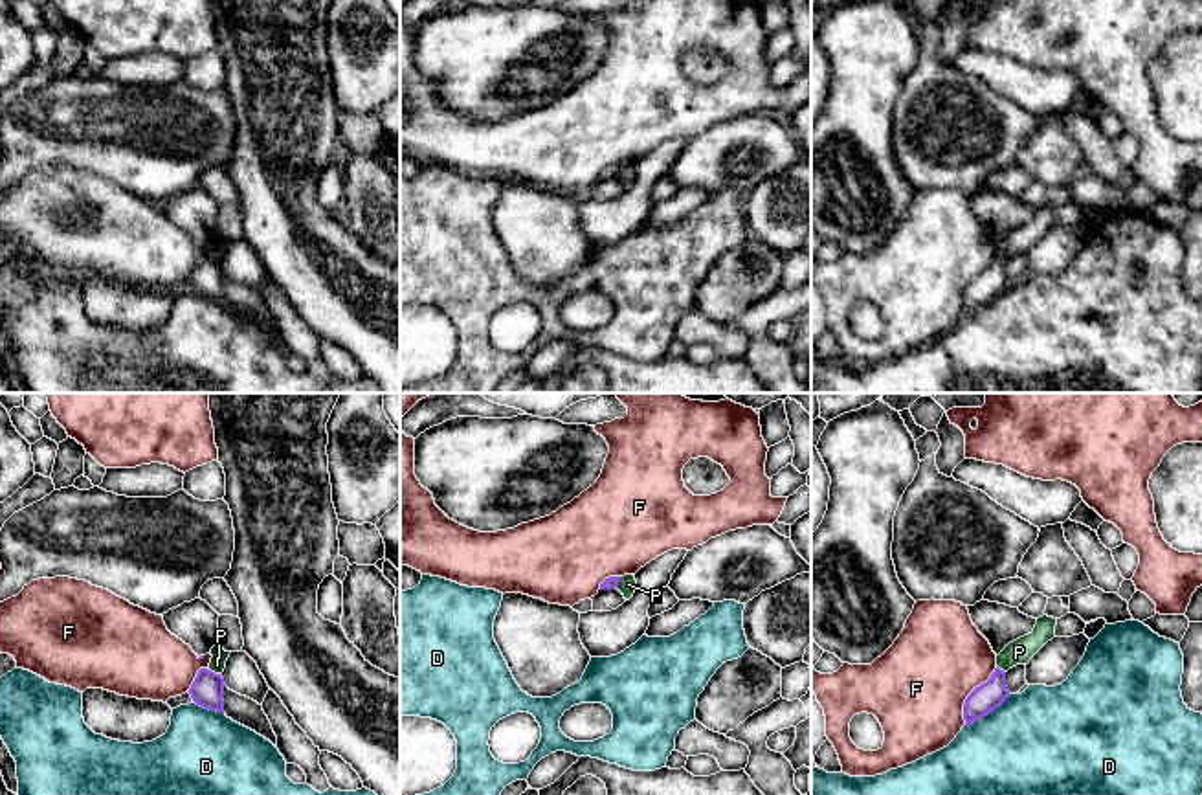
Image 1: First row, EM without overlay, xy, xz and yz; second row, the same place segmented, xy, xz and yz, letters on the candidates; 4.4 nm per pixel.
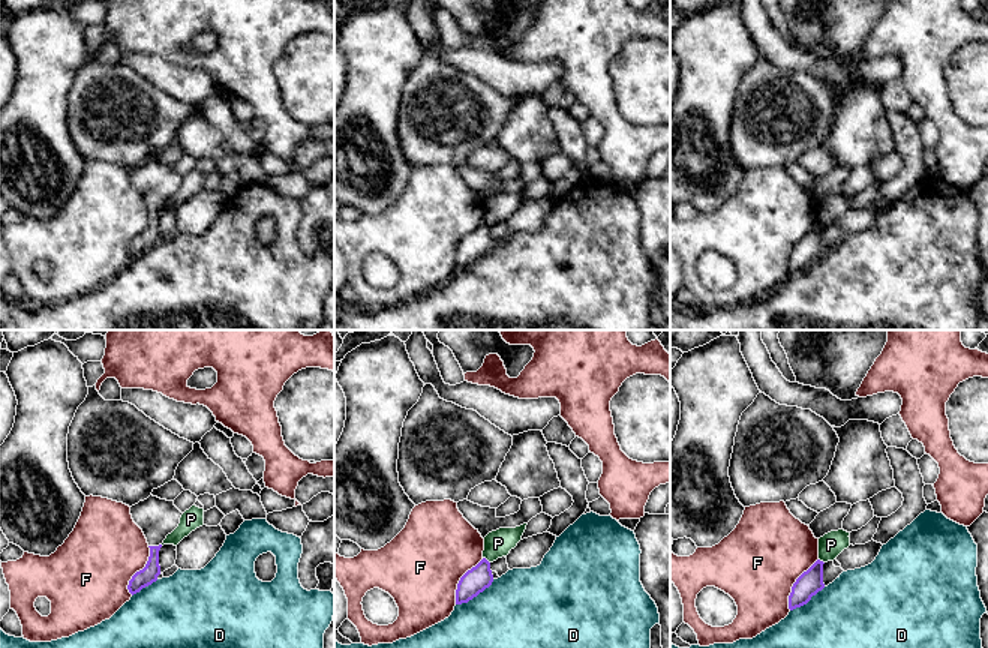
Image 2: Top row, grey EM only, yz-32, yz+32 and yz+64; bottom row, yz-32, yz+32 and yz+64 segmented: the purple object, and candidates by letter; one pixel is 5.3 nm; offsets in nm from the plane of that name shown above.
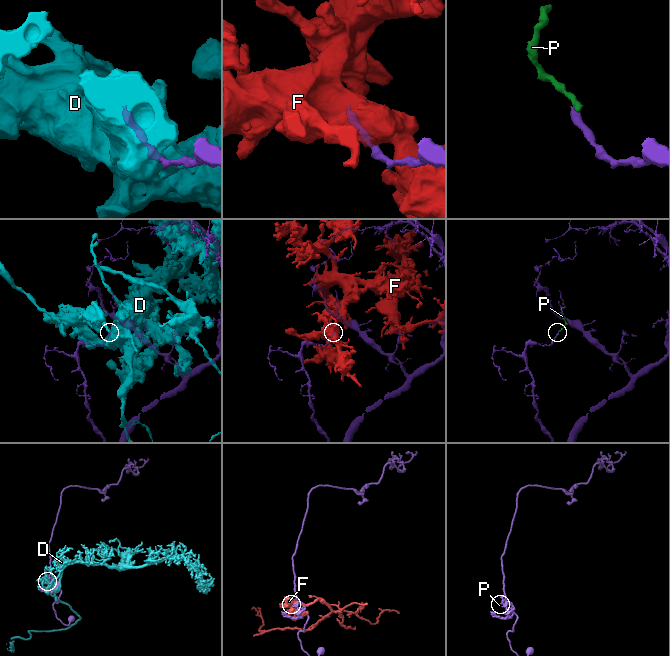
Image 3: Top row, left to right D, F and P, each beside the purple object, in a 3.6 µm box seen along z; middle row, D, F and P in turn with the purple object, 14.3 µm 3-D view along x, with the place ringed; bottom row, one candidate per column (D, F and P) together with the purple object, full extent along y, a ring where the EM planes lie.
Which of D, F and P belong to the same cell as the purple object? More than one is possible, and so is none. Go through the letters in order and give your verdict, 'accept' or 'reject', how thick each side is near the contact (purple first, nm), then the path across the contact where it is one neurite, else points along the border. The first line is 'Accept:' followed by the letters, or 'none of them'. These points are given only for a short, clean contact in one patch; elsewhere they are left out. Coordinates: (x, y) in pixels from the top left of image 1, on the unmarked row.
Accept: none of them
D: reject | 120/500 nm
F: reject | 120/420 nm
P: reject | 140/70 nm | along xy (210, 257), (221, 265)

